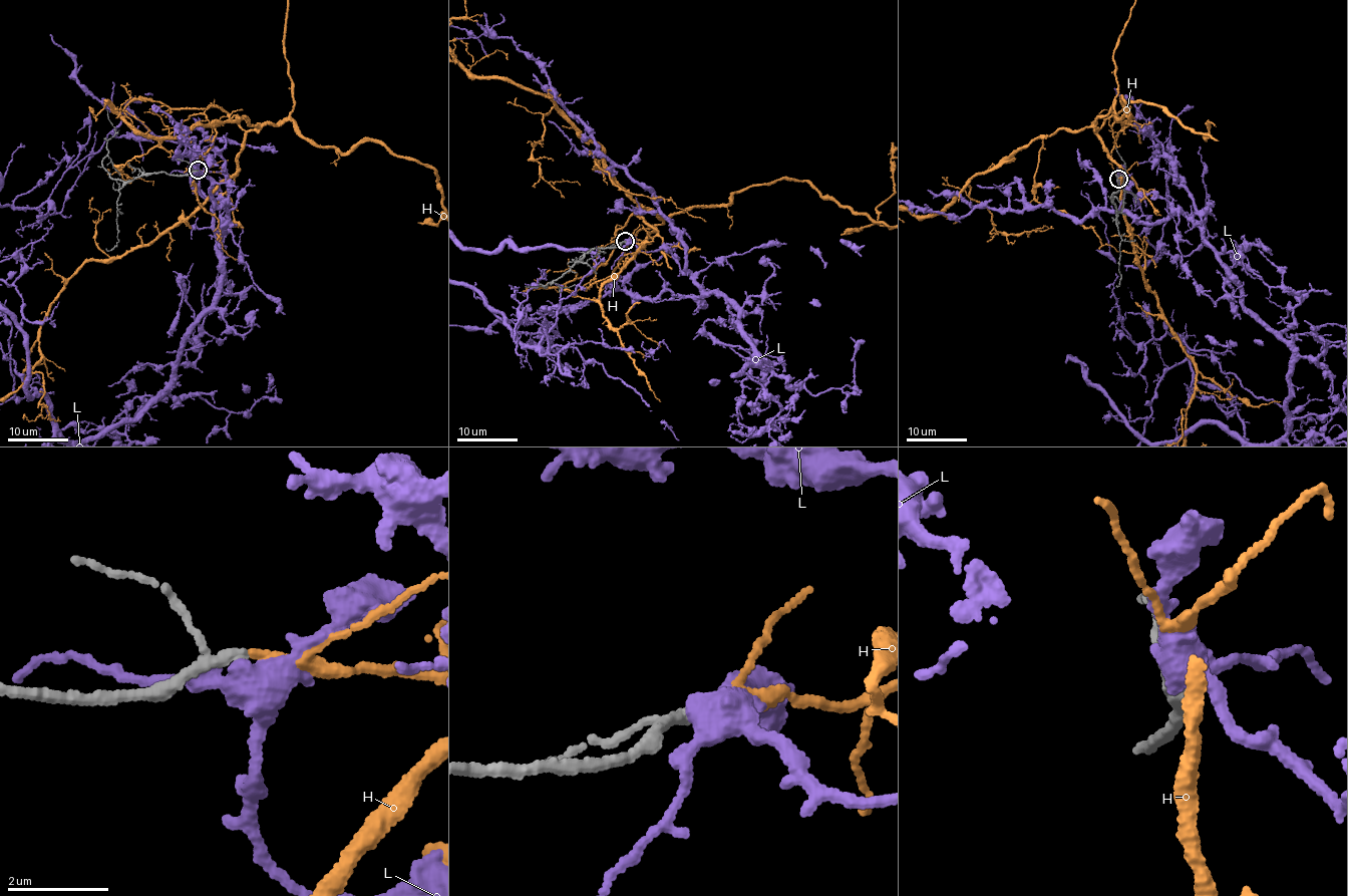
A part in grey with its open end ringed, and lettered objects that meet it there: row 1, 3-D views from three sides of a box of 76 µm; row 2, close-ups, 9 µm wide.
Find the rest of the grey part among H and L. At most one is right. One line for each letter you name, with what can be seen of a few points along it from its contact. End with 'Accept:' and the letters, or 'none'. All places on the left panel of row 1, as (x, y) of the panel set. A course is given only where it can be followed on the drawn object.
Accept: H

